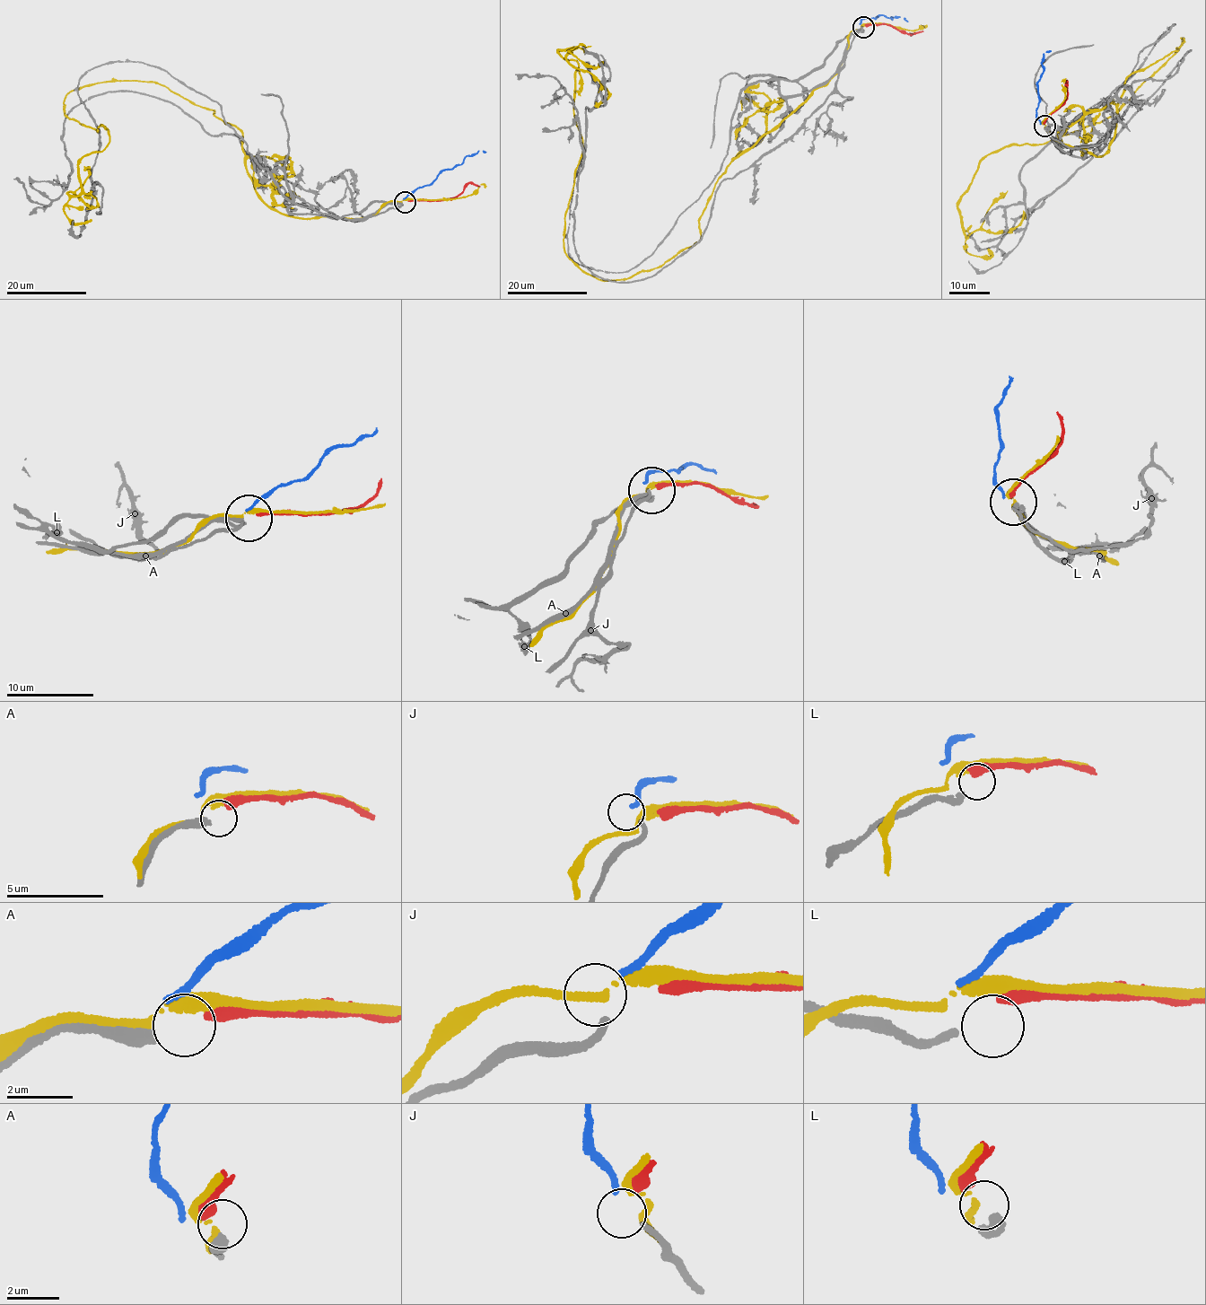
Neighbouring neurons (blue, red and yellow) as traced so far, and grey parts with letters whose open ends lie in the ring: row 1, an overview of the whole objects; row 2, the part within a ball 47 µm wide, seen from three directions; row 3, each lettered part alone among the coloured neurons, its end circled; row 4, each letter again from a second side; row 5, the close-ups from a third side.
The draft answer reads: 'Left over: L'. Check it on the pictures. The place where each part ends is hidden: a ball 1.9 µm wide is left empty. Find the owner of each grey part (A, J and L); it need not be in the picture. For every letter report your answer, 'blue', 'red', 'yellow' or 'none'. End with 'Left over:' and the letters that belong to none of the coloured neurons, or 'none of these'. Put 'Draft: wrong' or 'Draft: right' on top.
Draft: right
A: red
J: blue
L: none
Left over: L

